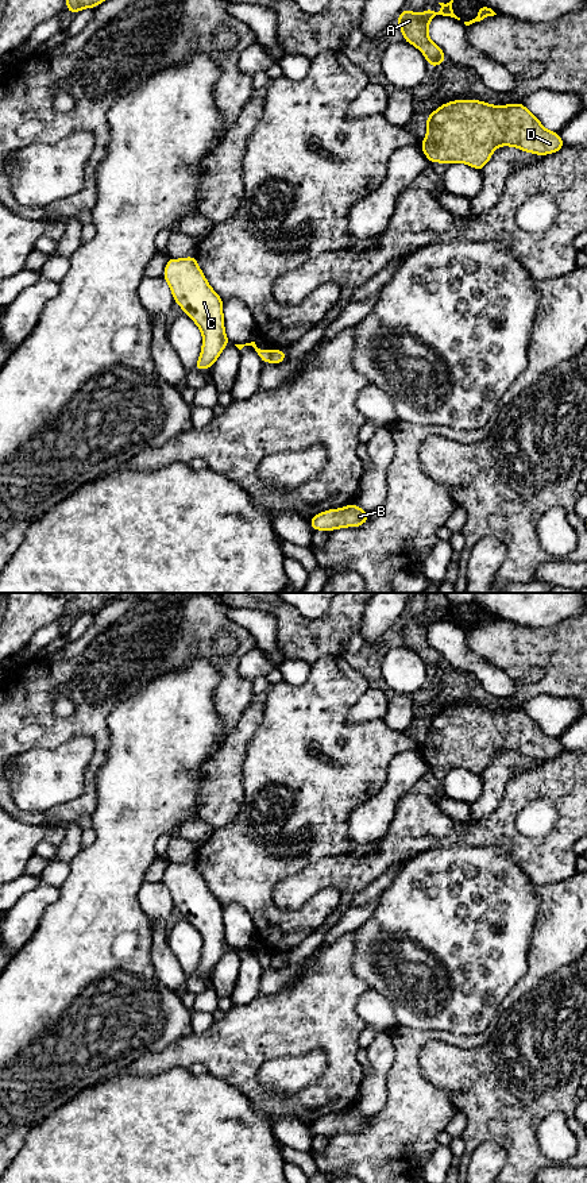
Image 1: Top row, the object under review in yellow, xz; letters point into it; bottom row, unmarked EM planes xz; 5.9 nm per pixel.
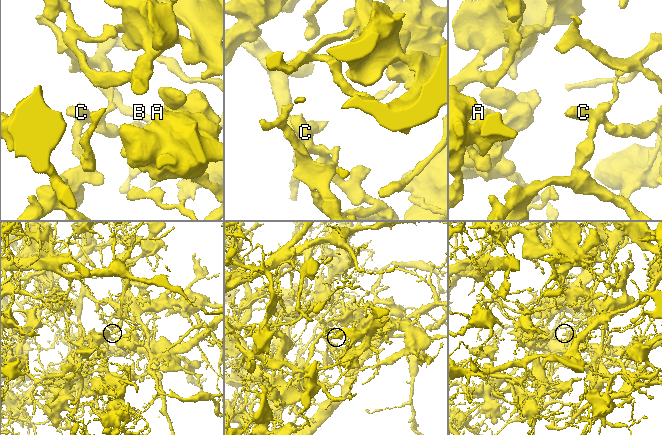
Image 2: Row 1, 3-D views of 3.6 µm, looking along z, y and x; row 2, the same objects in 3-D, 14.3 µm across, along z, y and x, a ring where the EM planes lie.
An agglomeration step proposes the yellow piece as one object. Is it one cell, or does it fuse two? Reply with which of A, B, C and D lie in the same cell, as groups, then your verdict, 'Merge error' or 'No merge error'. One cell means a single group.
Groups: A B D / C. Merge error

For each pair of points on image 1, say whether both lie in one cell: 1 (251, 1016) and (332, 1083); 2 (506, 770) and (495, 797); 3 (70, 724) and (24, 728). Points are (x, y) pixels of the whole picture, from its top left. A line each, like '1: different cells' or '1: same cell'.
1: same cell
2: same cell
3: same cell

